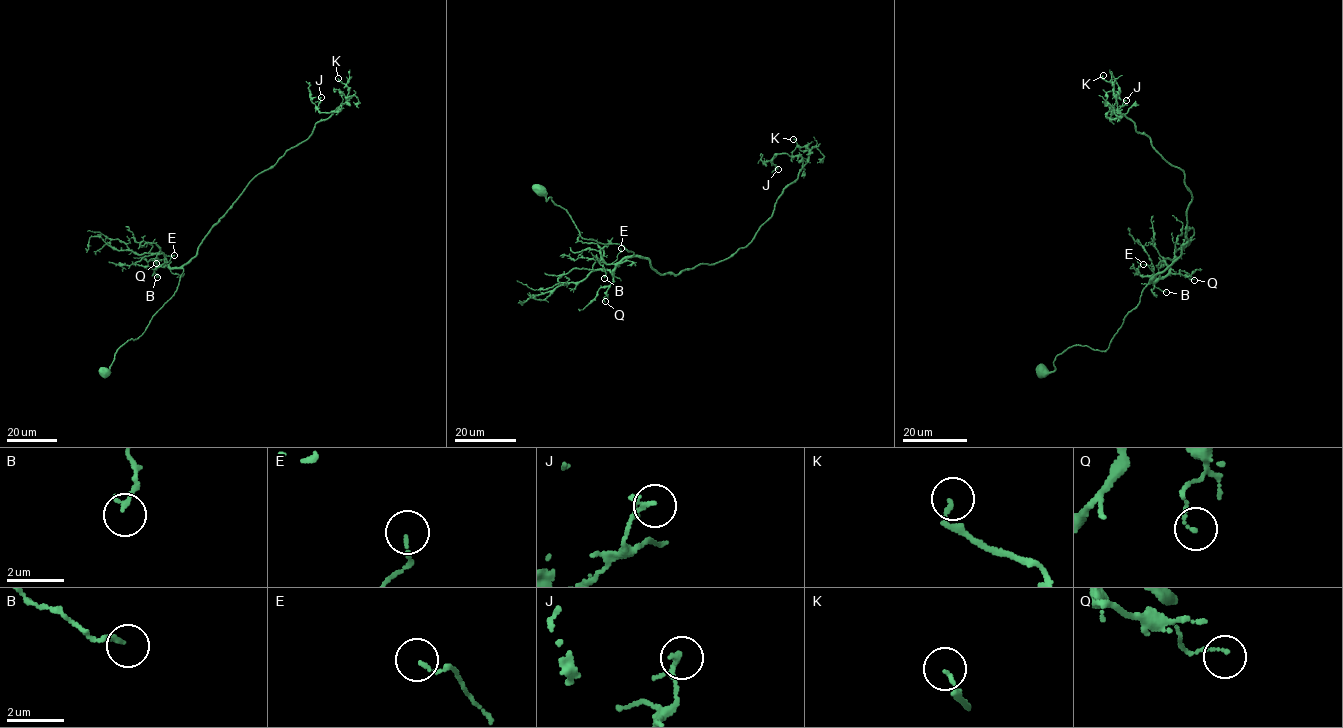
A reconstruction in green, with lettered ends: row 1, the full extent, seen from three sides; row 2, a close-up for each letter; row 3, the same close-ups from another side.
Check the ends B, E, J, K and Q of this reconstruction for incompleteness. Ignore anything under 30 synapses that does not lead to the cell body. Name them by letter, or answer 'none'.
K

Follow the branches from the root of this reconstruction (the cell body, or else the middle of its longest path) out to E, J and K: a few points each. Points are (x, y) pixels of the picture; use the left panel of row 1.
E: (105, 373), (119, 347), (127, 340), (139, 337), (151, 318), (174, 293), (183, 270), (165, 265), (174, 255)
J: (105, 373), (119, 347), (139, 337), (171, 297), (182, 267), (243, 190), (341, 109), (320, 112), (321, 97)
K: (105, 373), (119, 347), (139, 337), (171, 297), (182, 267), (243, 190), (347, 100), (348, 88), (338, 78)

